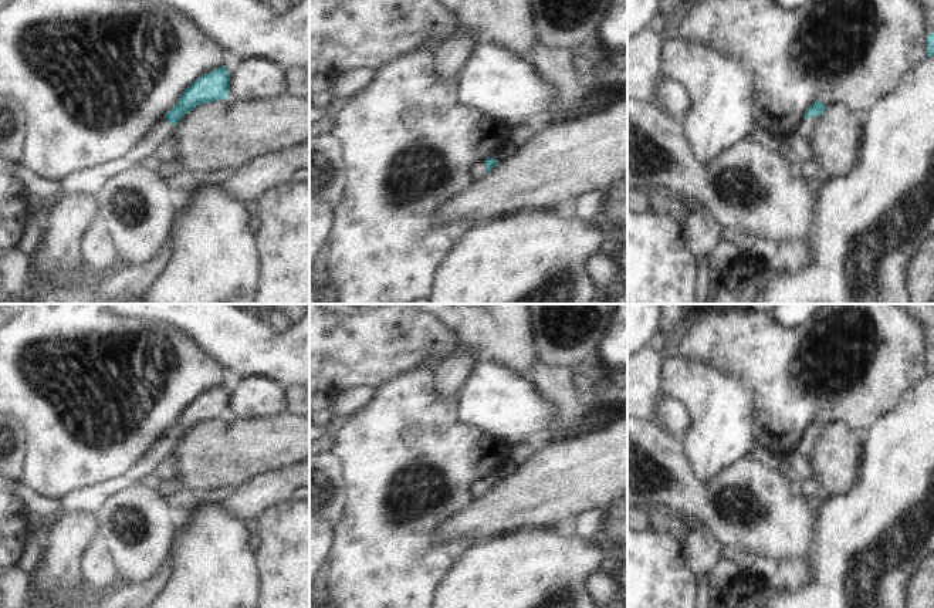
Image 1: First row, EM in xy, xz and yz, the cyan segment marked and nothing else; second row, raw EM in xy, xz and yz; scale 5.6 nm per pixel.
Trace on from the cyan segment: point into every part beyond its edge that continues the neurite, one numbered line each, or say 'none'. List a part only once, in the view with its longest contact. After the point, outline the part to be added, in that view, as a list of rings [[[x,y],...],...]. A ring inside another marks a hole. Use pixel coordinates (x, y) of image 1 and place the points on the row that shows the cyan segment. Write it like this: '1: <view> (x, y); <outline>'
1: yz (806, 125); [[[809,116],[809,118],[801,121],[799,132],[805,139],[811,141],[811,136],[812,136],[812,132],[813,132],[813,128],[815,128],[815,124],[818,122],[818,119],[819,119],[819,116],[818,118]]]

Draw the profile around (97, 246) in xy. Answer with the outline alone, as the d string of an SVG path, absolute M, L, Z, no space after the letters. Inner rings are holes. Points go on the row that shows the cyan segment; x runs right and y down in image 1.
M95 217L82 234L81 253L92 274L105 276L119 266L112 237L99 217Z

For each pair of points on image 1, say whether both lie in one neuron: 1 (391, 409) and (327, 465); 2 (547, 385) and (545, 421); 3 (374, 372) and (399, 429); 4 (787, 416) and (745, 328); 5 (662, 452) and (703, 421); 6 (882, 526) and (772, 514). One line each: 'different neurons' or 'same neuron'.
1: different neurons
2: different neurons
3: different neurons
4: same neuron
5: different neurons
6: different neurons

